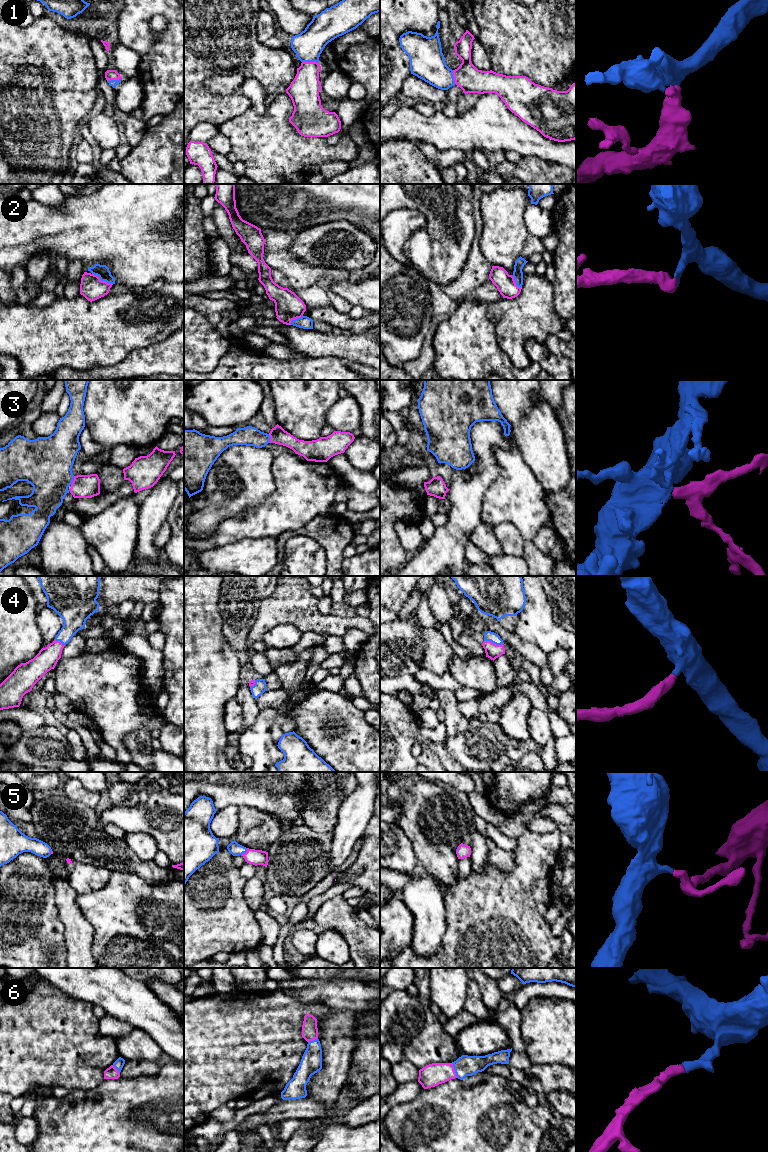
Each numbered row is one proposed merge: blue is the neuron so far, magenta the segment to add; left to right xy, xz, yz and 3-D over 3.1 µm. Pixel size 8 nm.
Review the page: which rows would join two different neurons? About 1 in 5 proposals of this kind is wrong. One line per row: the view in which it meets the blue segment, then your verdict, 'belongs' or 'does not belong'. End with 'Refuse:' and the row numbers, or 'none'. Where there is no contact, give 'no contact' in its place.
1: meets blue in xz; belongs
2: meets blue in xy; belongs
3: meets blue in xy; belongs
4: meets blue in yz; belongs
5: meets blue in xz; belongs
6: meets blue in yz; belongs
Refuse: none

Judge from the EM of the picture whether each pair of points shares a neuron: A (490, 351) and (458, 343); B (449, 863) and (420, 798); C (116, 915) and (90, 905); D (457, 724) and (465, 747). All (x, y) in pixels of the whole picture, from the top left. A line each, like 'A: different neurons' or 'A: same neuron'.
A: same neuron
B: same neuron
C: same neuron
D: different neurons

